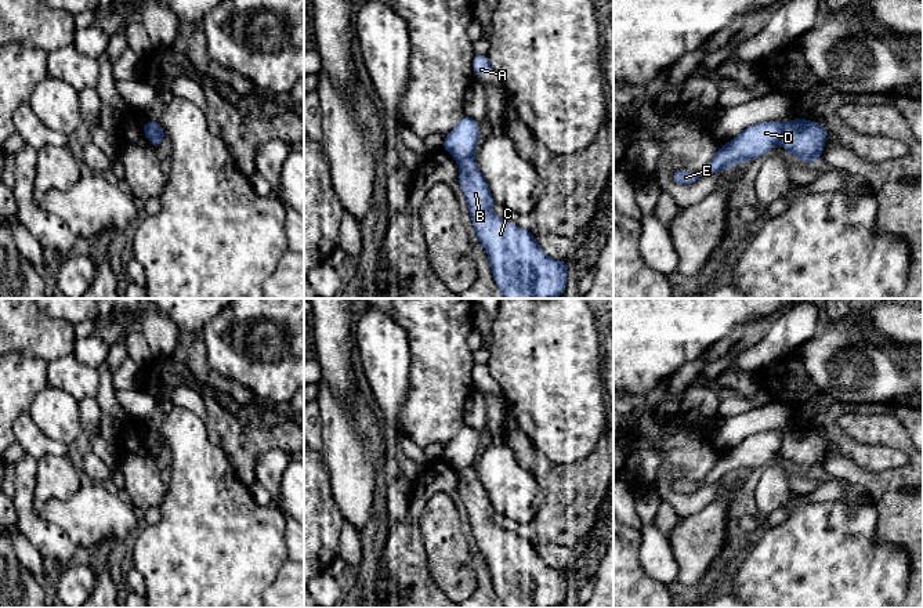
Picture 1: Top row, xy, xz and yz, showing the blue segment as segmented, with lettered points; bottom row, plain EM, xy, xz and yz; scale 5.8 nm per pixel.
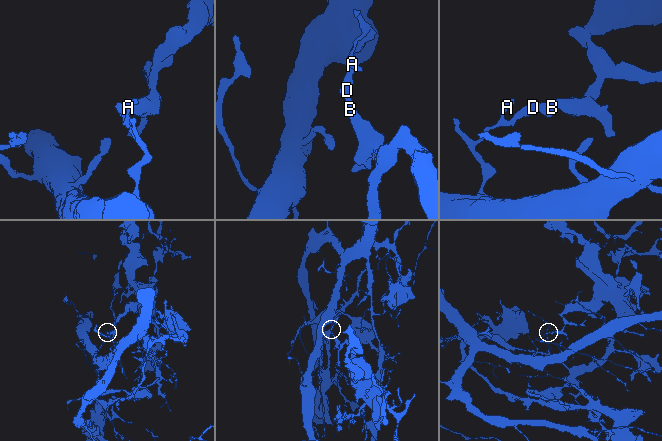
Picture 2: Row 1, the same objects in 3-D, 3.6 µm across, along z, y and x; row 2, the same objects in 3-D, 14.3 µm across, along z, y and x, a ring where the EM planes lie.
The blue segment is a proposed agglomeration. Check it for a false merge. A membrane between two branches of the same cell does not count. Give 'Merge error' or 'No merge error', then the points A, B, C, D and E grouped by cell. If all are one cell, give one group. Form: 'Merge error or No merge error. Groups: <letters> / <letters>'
Merge error. Groups: A D E / B C

